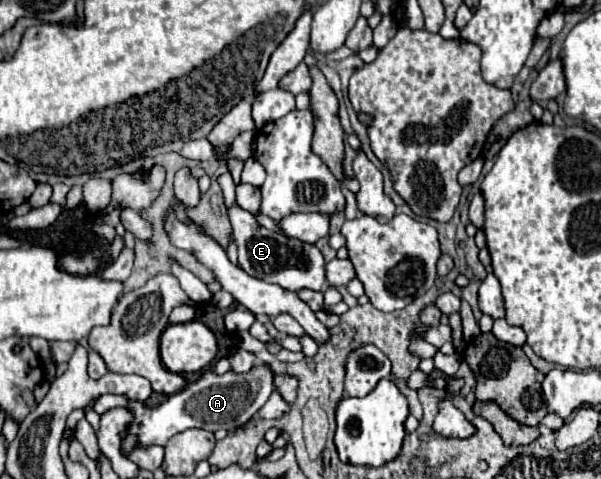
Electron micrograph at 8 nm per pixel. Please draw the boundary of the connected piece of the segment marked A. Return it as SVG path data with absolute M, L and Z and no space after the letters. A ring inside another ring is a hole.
M256 364L250 372L238 374L234 370L228 370L224 374L216 374L214 370L204 370L202 376L184 386L180 392L172 394L168 400L164 400L156 408L146 408L142 402L130 402L126 396L102 396L93 405L95 412L103 412L103 406L128 406L136 412L136 420L130 424L128 432L136 434L140 440L140 446L150 446L150 444L160 444L166 446L166 442L188 428L202 428L216 432L220 428L224 430L234 430L244 426L246 422L252 420L252 416L266 404L274 390L274 376L272 376L270 364Z

